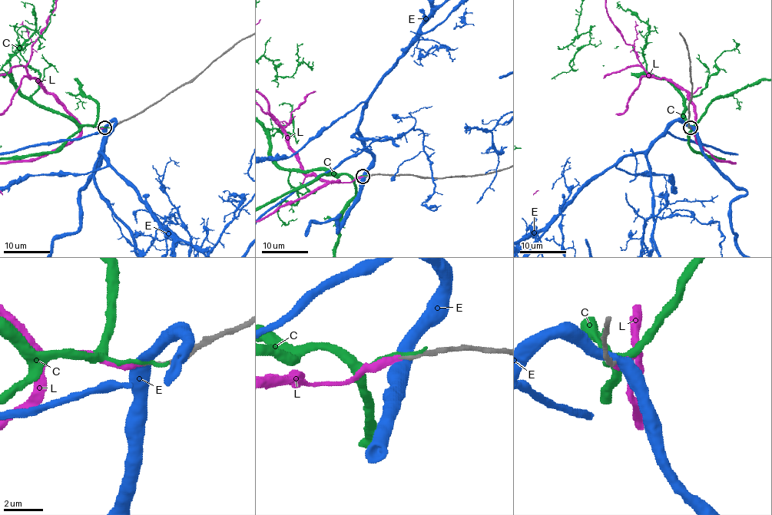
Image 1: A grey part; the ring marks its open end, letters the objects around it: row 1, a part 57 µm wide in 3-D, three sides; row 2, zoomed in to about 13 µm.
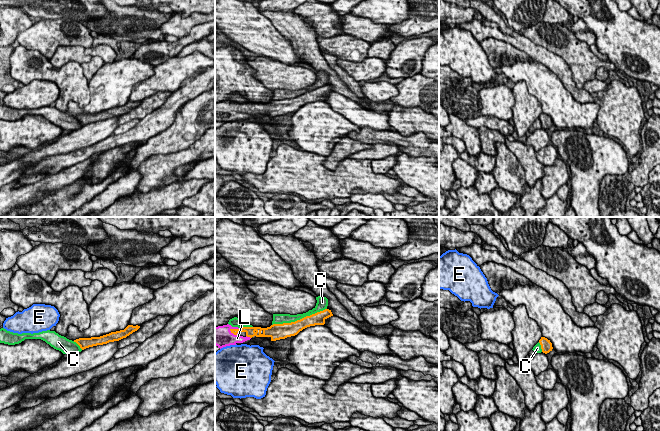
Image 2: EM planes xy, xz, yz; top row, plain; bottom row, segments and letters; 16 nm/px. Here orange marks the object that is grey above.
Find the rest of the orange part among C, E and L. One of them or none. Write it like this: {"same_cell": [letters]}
{"same_cell": ["L"]}

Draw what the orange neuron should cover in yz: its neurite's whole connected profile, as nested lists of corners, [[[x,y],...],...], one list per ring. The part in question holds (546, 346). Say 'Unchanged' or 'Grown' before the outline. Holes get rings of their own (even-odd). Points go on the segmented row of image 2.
Unchanged. [[[541,337],[541,339],[539,340],[539,343],[541,345],[541,349],[543,353],[547,354],[550,351],[552,351],[553,349],[552,343],[547,338]]]

